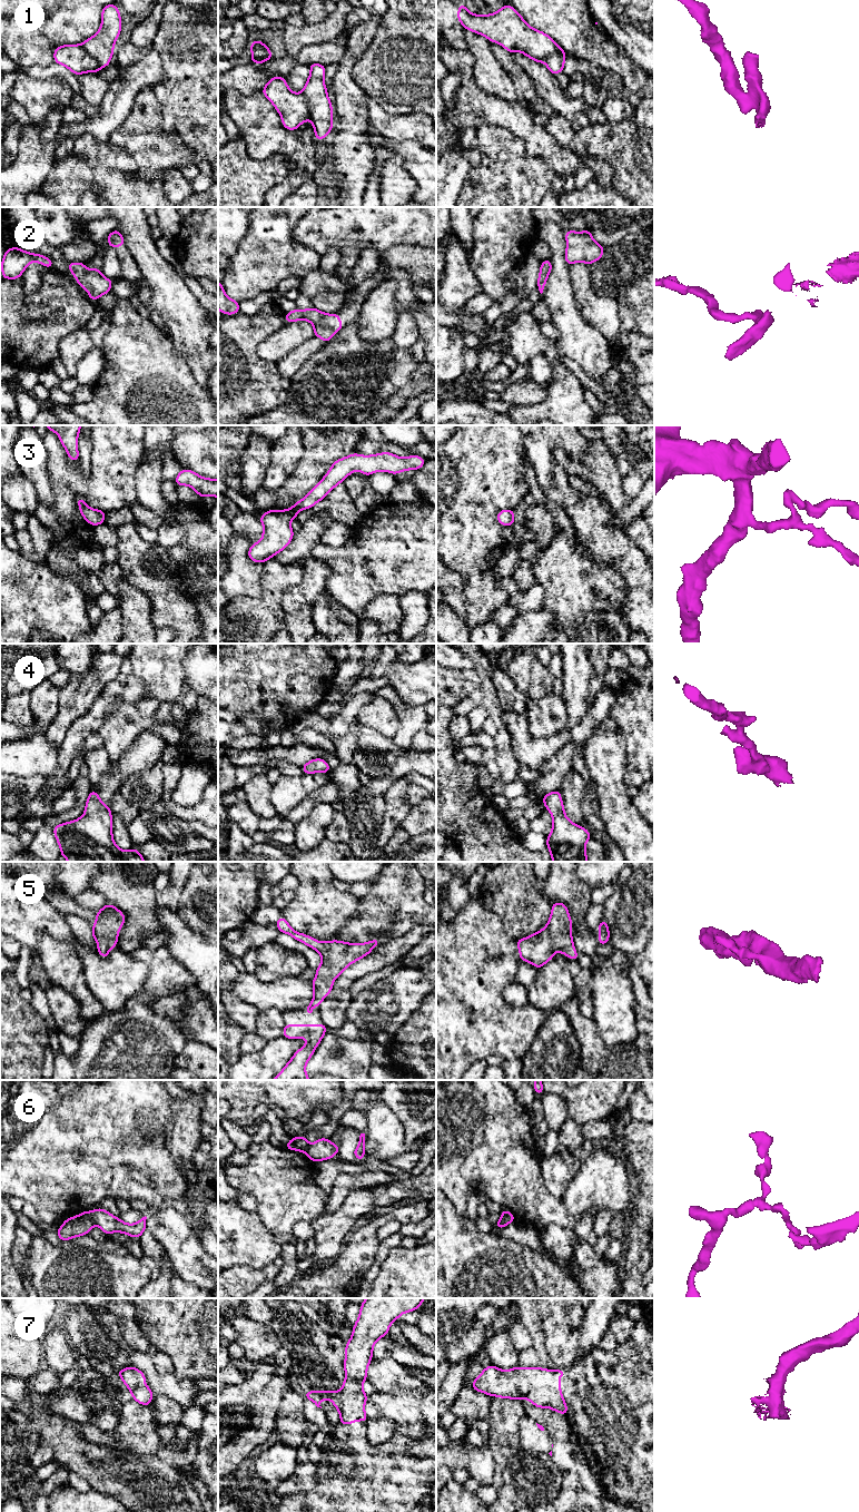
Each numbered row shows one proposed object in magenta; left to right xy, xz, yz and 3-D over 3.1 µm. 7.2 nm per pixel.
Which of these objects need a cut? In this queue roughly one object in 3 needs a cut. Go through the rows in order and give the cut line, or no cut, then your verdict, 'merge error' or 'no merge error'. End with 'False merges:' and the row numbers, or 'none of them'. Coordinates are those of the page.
1: cut xz (300, 92), (308, 106), (310, 118); merge error
2: cut none; no merge error
3: cut none; no merge error
4: cut none; no merge error
5: cut none; no merge error
6: cut xy (89, 1213), (94, 1224); merge error
7: cut none; no merge error
False merges: 1, 6

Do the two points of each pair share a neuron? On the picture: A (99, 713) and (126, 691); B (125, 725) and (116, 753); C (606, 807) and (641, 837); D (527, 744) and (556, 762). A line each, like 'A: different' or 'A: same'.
A: same
B: same
C: same
D: different

